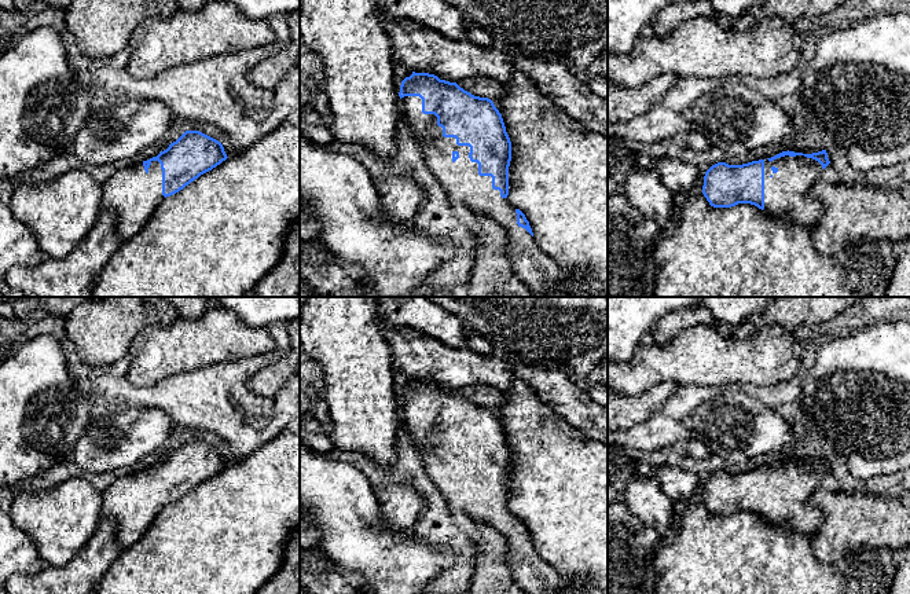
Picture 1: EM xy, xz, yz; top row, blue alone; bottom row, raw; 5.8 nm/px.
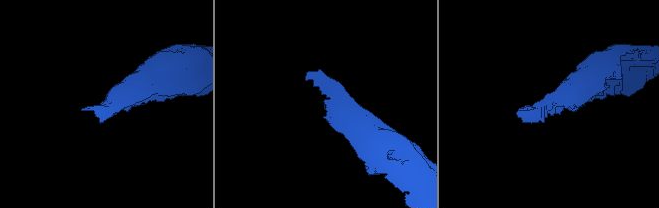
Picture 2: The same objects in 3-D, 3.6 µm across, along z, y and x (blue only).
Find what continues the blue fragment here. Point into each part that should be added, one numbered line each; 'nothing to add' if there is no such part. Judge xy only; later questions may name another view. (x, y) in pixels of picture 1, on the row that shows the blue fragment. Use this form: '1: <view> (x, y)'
1: xy (131, 194)

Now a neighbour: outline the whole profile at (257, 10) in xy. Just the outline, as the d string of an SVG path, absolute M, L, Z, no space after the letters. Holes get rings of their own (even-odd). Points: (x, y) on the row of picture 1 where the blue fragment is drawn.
M228 0L247 18L268 19L272 15L300 10L300 0Z

